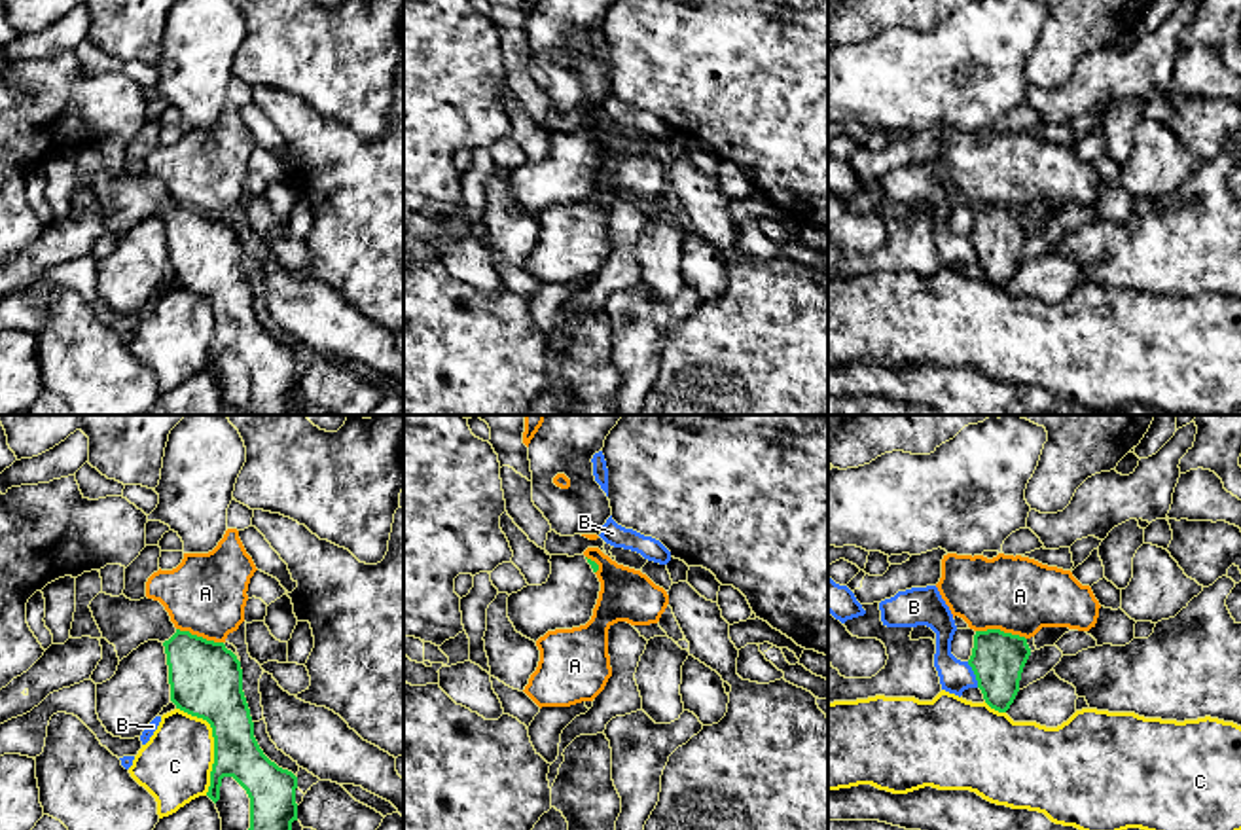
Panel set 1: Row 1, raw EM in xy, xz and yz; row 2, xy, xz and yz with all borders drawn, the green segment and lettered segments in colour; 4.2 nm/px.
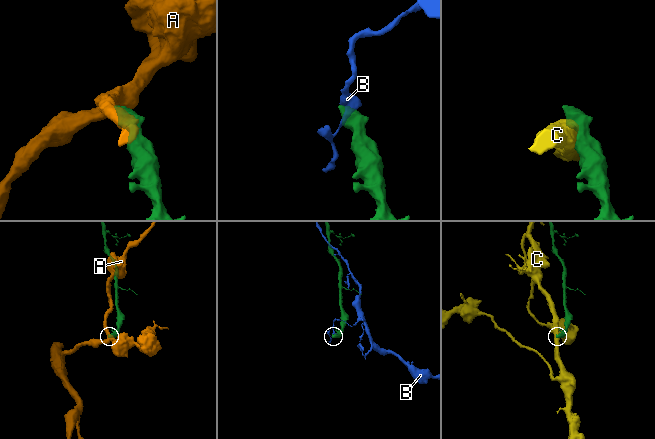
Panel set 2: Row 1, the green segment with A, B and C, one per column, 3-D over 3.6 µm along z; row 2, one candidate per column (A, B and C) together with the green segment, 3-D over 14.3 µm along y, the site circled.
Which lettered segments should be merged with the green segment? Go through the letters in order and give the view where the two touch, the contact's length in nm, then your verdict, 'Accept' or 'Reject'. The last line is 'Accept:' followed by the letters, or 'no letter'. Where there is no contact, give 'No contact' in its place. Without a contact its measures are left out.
A: Touches green in yz. Shared border 220 nm. Reject
B: Touches green in yz. Shared border 120 nm. Reject
C: Touches green in xy. Shared border 400 nm. Reject
Accept: no letter

